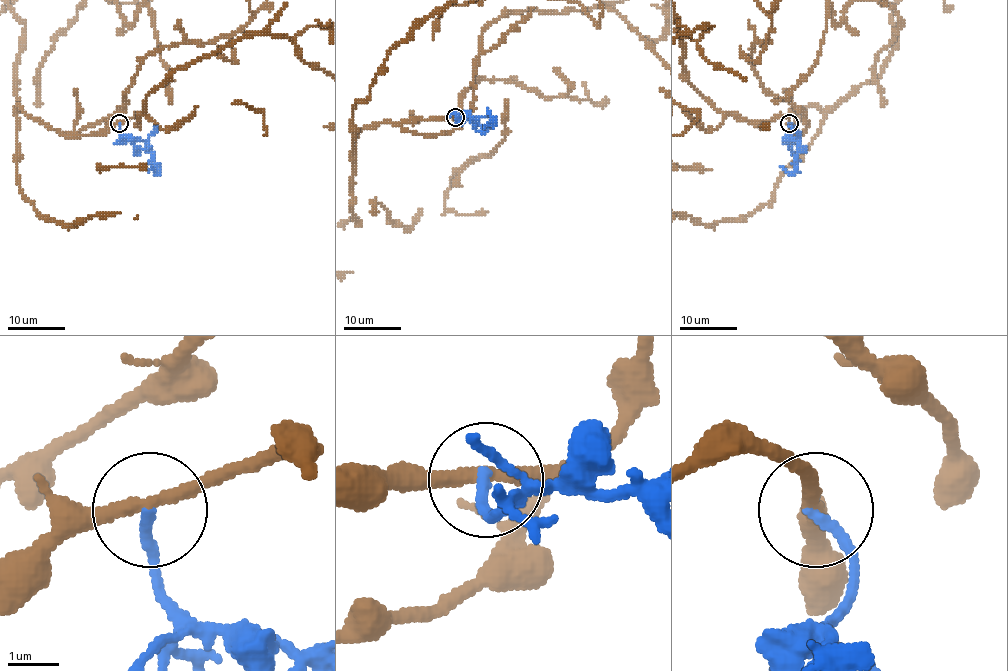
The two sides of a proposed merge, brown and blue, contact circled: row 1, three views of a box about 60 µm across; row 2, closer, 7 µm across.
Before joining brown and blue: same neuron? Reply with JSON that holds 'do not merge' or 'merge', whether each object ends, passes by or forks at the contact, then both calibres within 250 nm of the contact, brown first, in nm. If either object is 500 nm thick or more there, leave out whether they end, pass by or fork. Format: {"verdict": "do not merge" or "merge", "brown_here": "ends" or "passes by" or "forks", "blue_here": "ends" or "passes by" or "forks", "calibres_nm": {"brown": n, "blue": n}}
{"verdict": "do not merge", "brown_here": "passes by", "blue_here": "ends", "calibres_nm": {"brown": 280, "blue": 220}}

